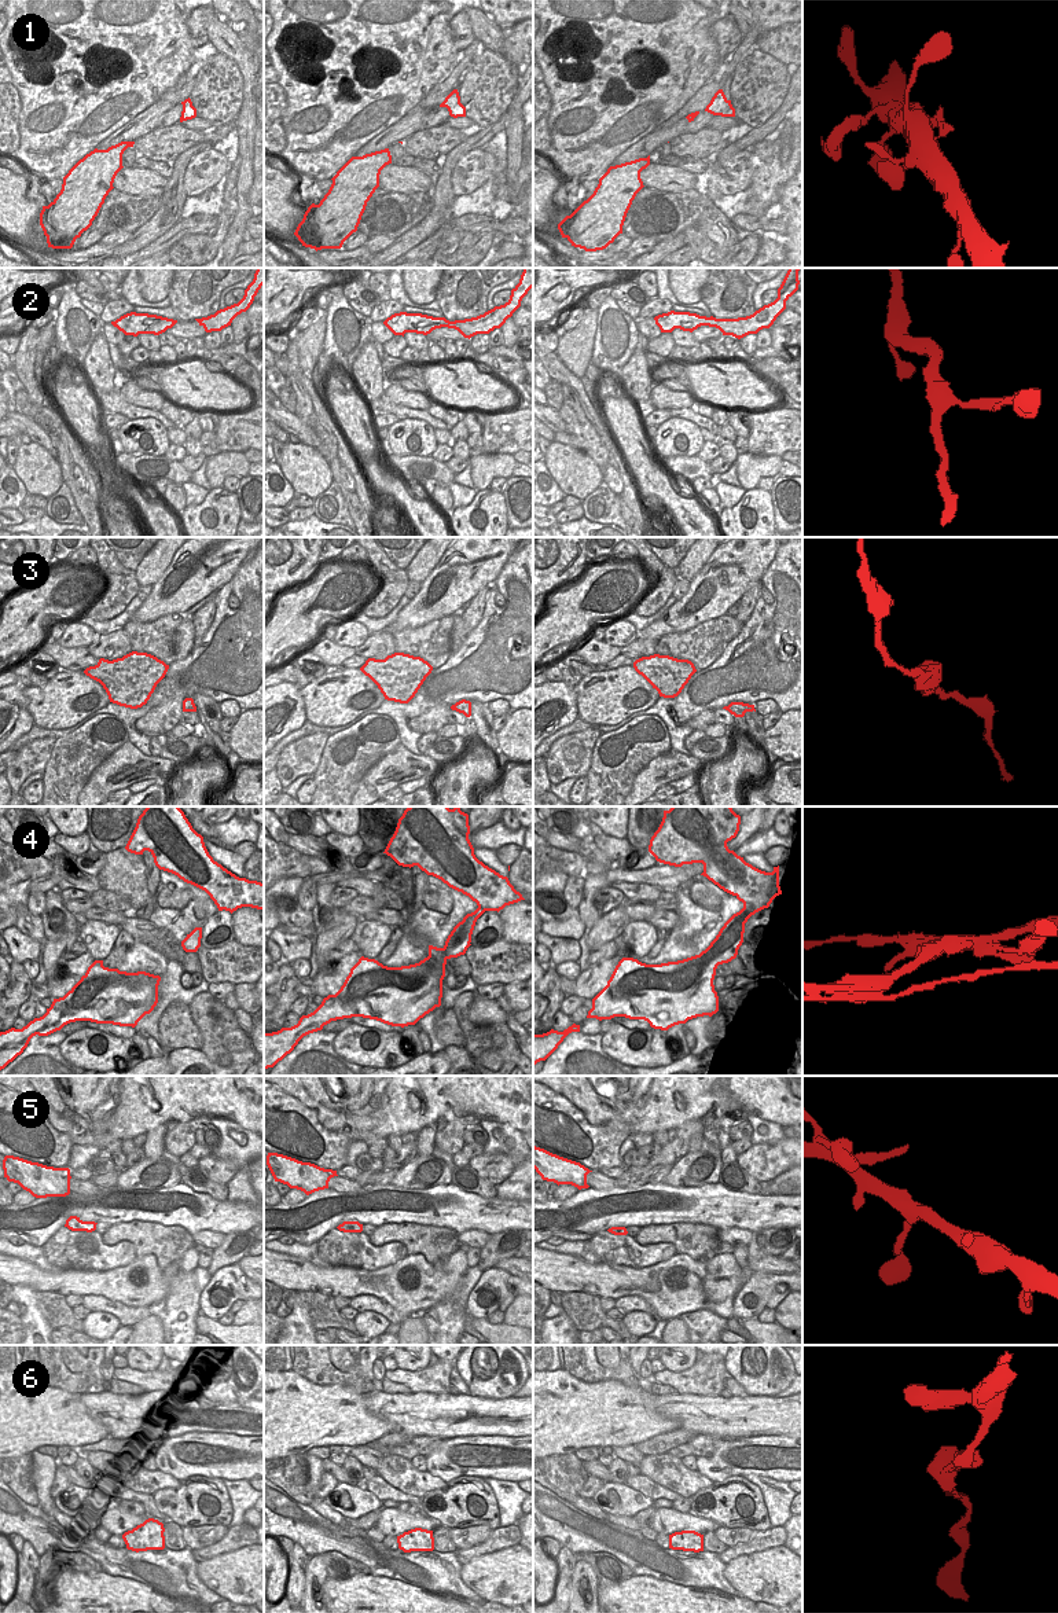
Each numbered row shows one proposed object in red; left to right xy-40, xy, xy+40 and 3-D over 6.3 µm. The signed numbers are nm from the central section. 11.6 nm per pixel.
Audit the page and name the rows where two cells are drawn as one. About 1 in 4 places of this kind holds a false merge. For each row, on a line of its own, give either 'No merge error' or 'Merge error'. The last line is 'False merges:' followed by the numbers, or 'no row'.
1: No merge error
2: No merge error
3: No merge error
4: Merge error
5: No merge error
6: No merge error
False merges: 4.

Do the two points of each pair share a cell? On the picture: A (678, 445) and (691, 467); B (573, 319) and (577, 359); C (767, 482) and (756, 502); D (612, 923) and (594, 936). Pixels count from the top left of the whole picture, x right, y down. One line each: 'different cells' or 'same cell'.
A: different cells
B: different cells
C: different cells
D: same cell

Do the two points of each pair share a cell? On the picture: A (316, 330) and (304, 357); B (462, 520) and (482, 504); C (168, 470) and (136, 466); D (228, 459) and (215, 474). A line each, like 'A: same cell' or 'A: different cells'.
A: same cell
B: same cell
C: same cell
D: same cell

